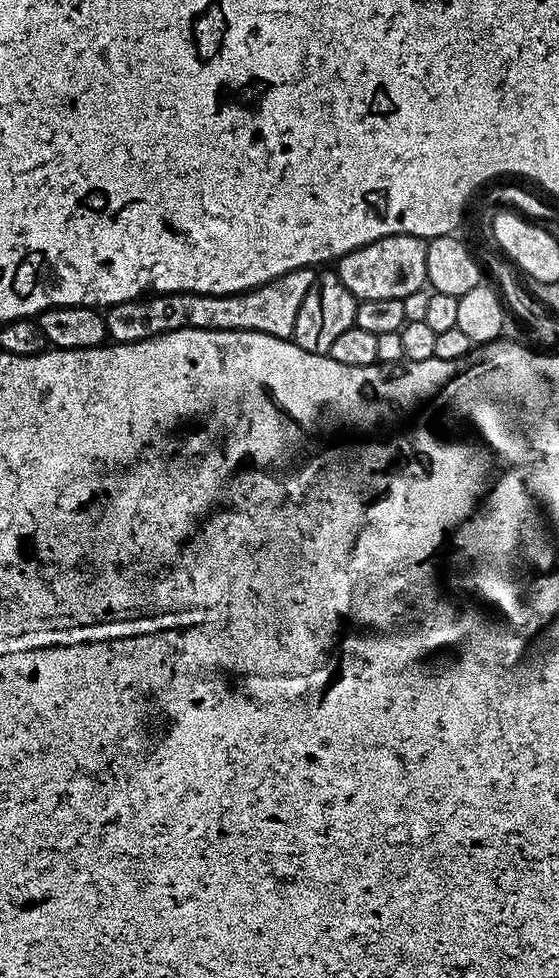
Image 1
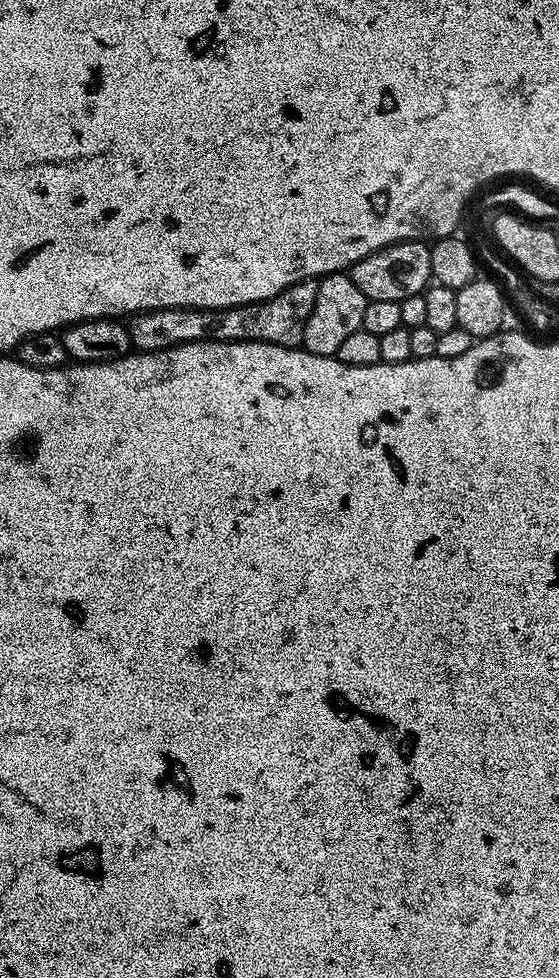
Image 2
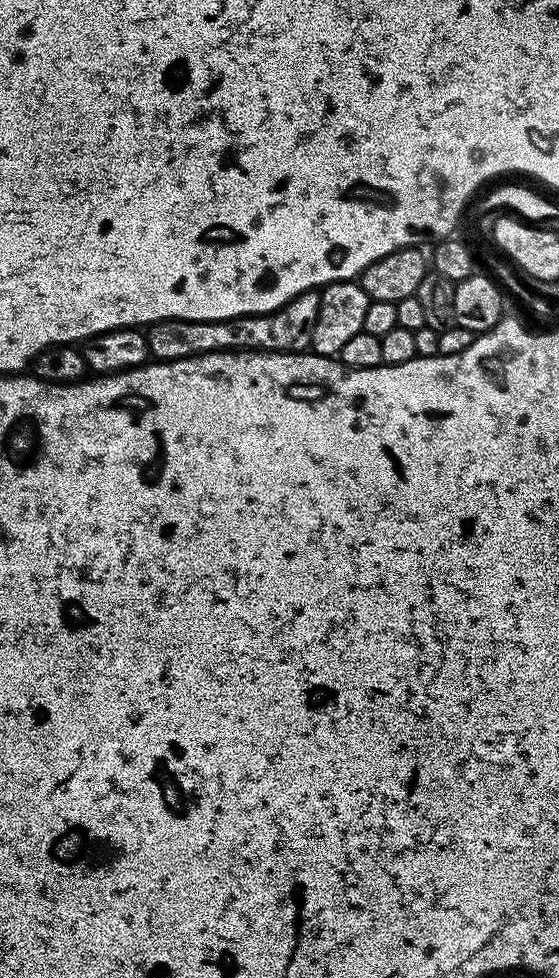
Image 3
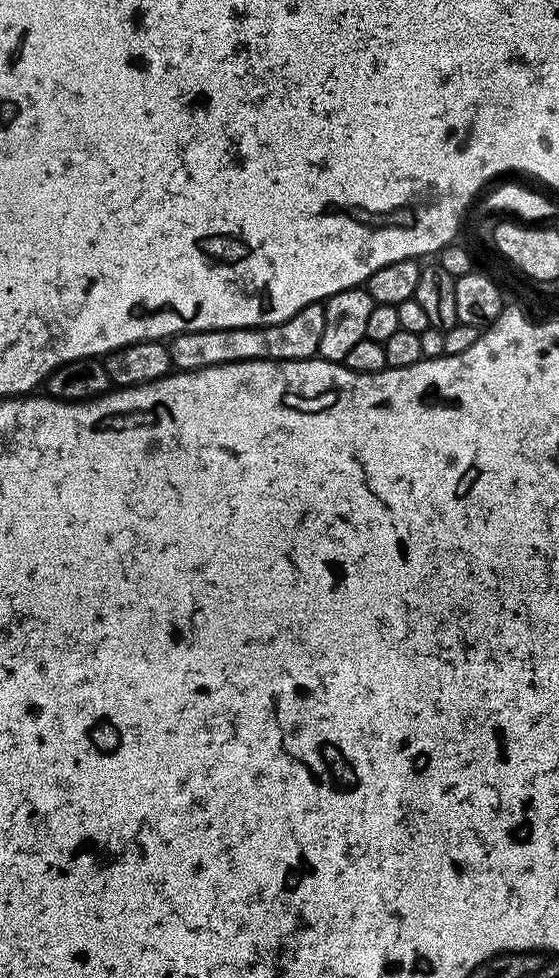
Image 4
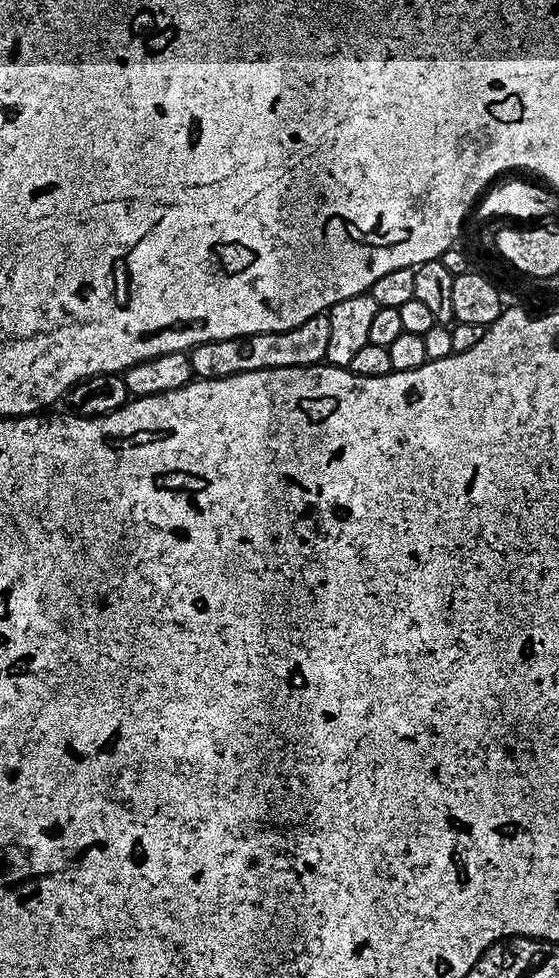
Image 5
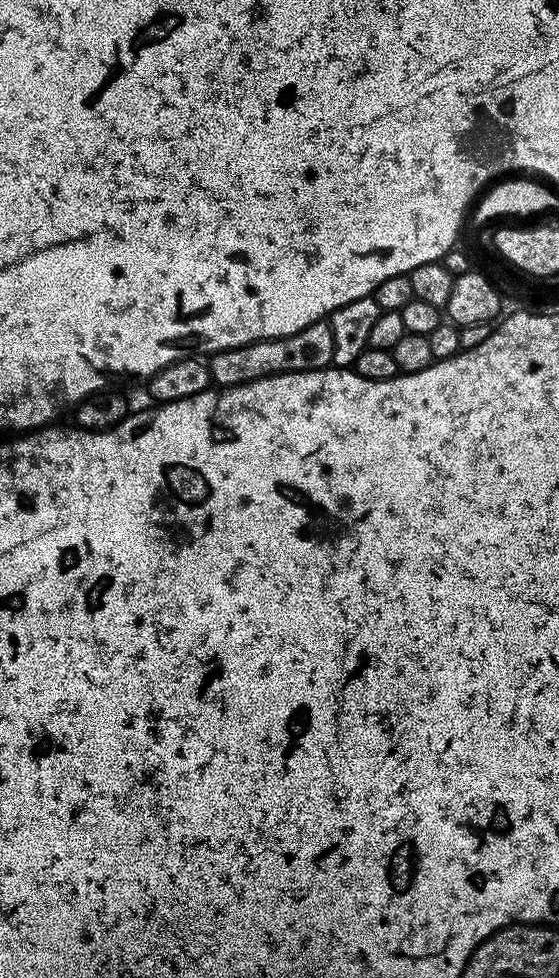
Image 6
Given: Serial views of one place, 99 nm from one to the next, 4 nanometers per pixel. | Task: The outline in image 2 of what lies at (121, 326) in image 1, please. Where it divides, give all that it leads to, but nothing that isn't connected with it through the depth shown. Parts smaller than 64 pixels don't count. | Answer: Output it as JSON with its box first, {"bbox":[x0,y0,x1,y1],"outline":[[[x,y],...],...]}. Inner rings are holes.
{"bbox":[127,280,320,352],"outline":[[[299,280],[286,290],[274,294],[274,298],[266,298],[253,304],[239,304],[233,308],[155,308],[149,312],[137,312],[127,321],[128,333],[132,346],[138,352],[161,352],[179,344],[193,344],[203,340],[214,342],[266,342],[283,348],[300,348],[304,343],[304,327],[306,318],[310,318],[310,310],[314,310],[314,298],[318,298],[320,280]]]}

